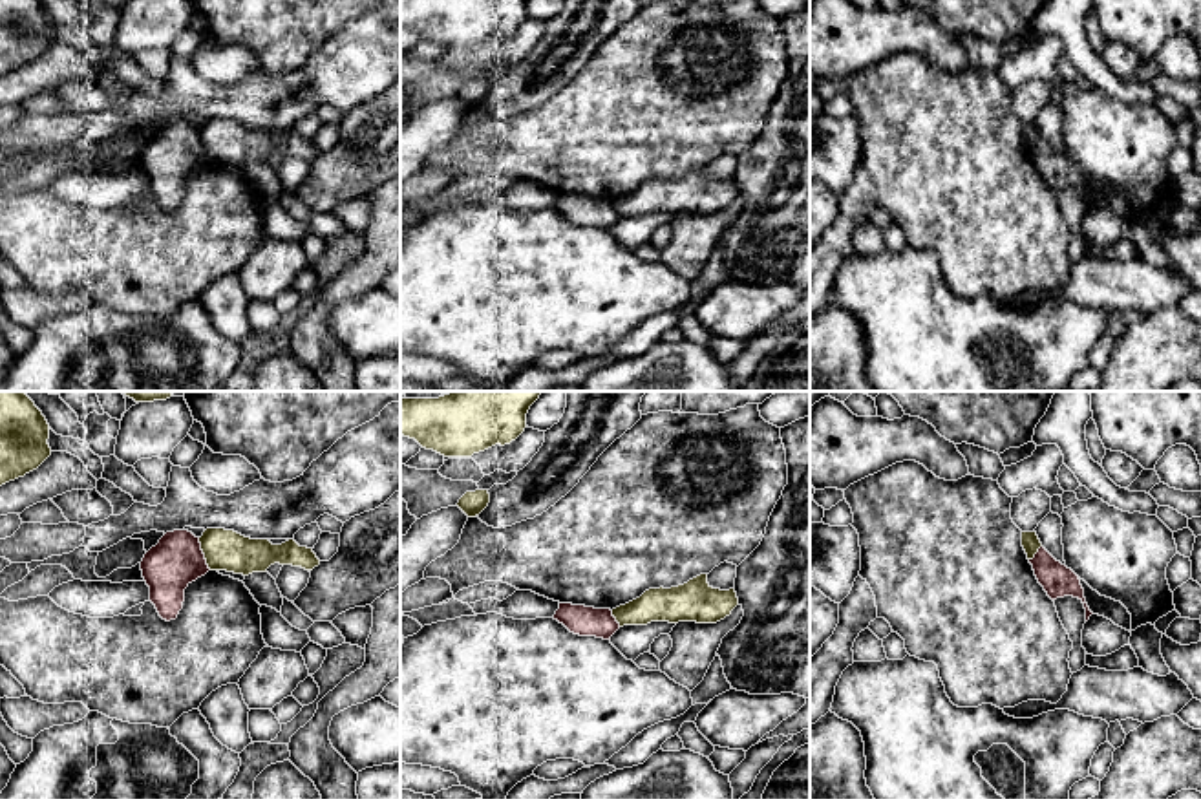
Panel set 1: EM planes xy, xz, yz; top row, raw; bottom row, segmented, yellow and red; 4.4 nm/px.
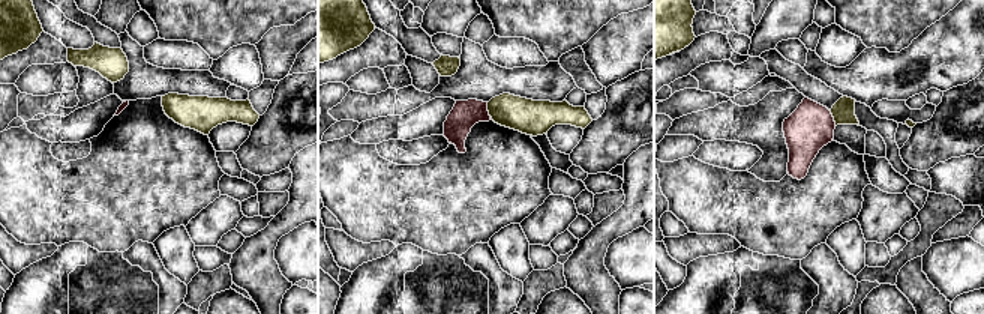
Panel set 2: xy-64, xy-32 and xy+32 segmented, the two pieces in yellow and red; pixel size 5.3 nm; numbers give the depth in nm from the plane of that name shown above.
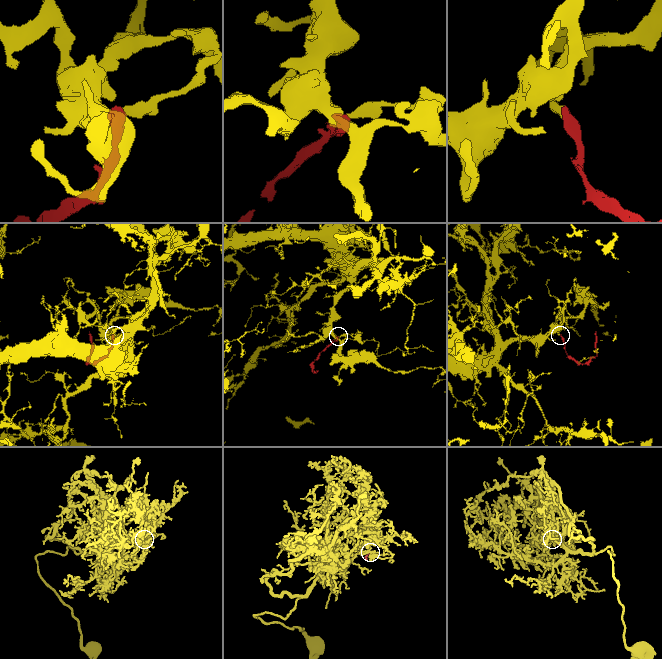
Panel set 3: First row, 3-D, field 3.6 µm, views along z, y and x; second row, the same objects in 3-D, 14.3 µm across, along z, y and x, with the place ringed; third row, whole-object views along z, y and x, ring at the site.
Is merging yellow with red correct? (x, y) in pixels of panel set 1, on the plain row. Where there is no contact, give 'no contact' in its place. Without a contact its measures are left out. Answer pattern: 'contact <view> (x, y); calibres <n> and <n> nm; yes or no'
contact xy (203, 143); calibres 180 and 220 nm; no

